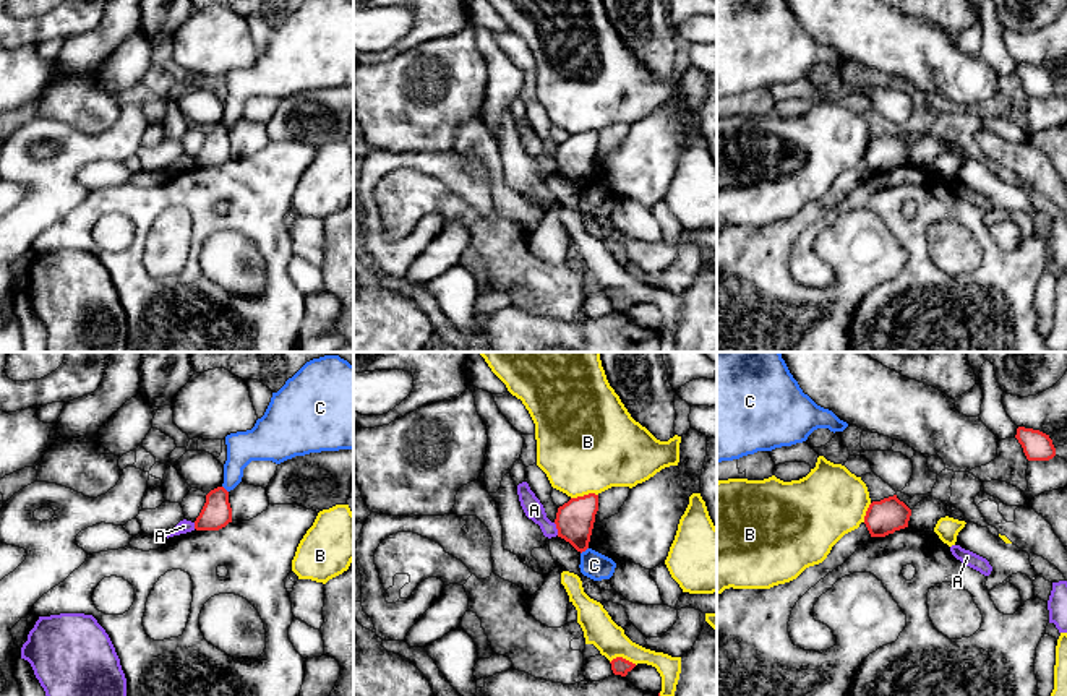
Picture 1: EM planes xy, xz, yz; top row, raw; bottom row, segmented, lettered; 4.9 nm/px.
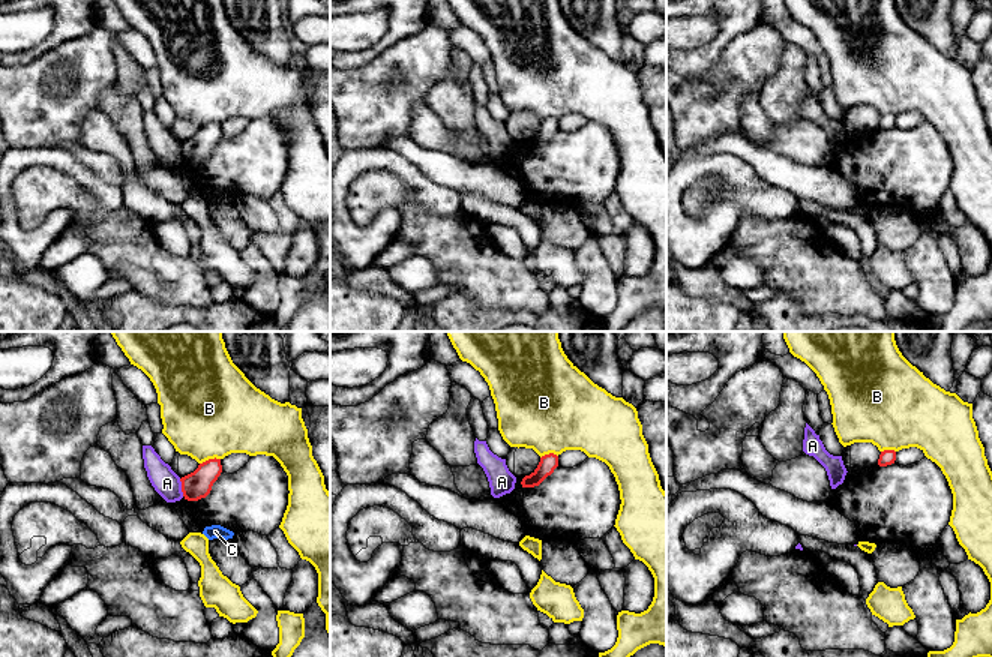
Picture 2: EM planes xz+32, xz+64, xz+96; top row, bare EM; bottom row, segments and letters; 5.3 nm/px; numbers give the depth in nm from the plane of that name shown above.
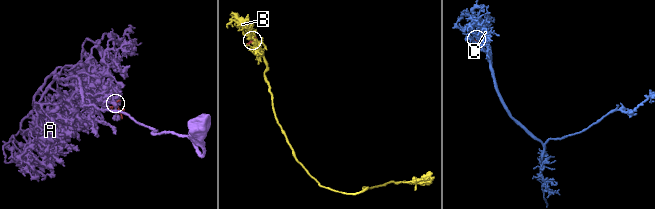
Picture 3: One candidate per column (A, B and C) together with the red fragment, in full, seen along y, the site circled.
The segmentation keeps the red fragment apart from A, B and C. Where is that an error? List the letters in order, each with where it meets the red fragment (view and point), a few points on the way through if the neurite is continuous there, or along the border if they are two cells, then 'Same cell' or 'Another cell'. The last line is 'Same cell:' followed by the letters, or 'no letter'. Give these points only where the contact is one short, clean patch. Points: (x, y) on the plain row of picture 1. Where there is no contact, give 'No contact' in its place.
A: Touches red at xz (557, 164). Boundary: xz (553, 159), (558, 171). Another cell
B: Touches red at xz (584, 132). Another cell
C: Touches red at xz (584, 187). Another cell
Same cell: no letter

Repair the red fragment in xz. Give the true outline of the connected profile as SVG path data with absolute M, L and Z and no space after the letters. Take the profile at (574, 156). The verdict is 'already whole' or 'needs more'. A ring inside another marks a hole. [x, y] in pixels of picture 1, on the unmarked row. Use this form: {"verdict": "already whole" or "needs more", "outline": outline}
{"verdict": "already whole", "outline": "M589 130L571 135L558 144L555 156L558 174L569 178L577 188L585 188L589 185L597 148L598 131Z"}

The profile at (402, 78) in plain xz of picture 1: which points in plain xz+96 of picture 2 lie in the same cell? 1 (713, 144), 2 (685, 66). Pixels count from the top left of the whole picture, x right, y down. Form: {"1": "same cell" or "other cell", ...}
{"1": "other cell", "2": "other cell"}

